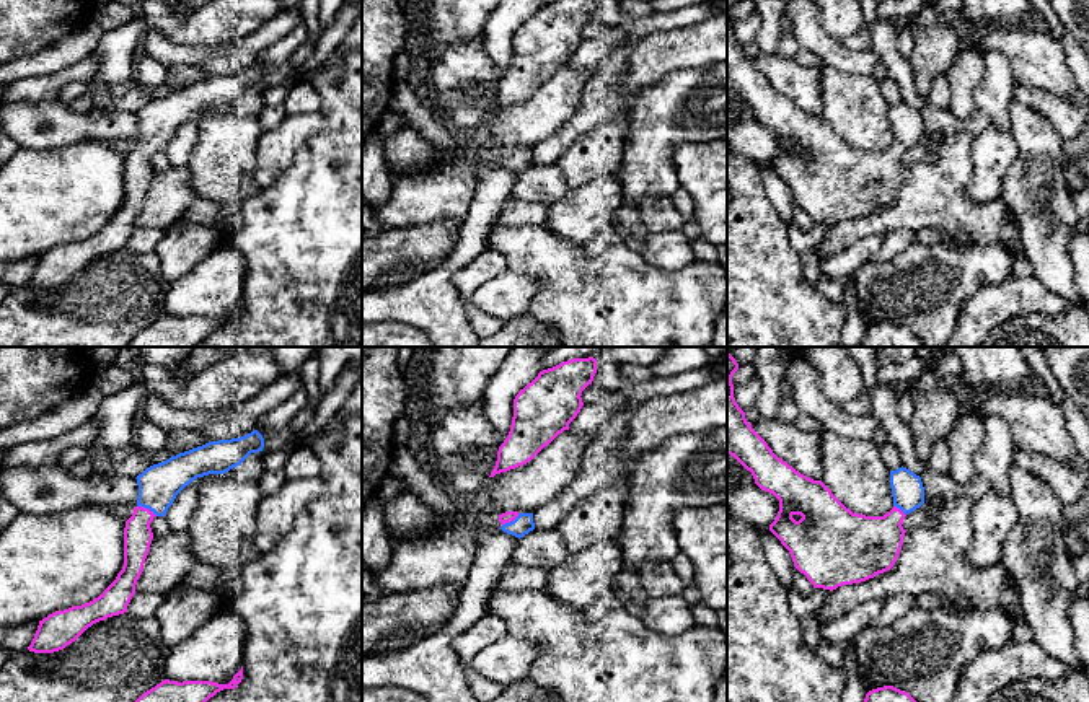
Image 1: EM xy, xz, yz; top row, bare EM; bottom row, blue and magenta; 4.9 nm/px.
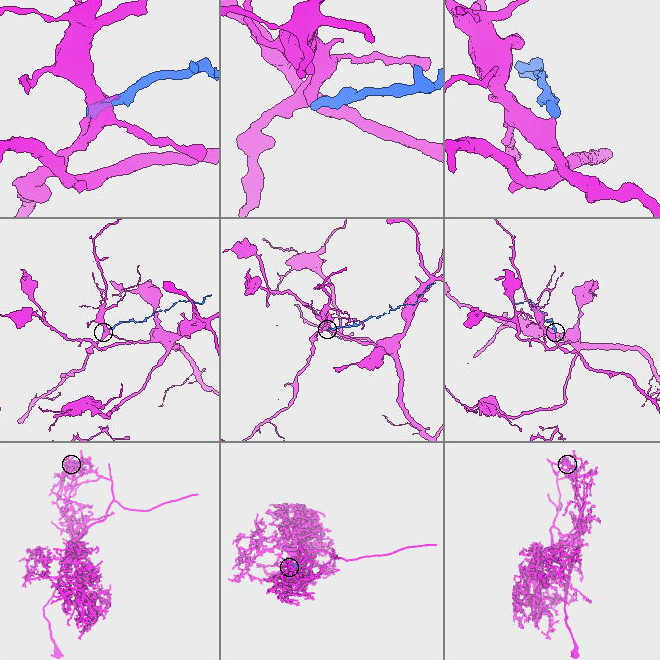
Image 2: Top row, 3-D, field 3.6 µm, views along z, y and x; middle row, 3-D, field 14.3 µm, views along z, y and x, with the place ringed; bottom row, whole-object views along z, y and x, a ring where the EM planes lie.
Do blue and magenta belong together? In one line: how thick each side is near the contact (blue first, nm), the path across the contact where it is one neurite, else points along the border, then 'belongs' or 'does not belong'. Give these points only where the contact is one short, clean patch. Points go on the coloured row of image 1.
200 nm thick on the blue side, 140 nm on the other; runs through xy (158, 484), (157, 494), (147, 507), (139, 522), (137, 535); belongs

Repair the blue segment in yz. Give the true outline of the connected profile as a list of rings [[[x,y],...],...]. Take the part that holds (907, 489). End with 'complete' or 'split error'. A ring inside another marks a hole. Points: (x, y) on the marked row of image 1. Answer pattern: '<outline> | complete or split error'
[[[727,352],[727,454],[779,500],[769,531],[789,551],[794,567],[813,588],[830,591],[890,570],[902,551],[905,516],[924,503],[921,477],[903,466],[890,471],[893,508],[884,516],[853,513],[822,480],[778,458],[752,428],[734,397],[737,370]]] | split error

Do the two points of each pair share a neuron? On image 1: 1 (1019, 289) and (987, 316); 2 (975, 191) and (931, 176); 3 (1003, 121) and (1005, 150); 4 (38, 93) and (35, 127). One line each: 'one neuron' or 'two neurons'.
1: one neuron
2: two neurons
3: two neurons
4: two neurons

